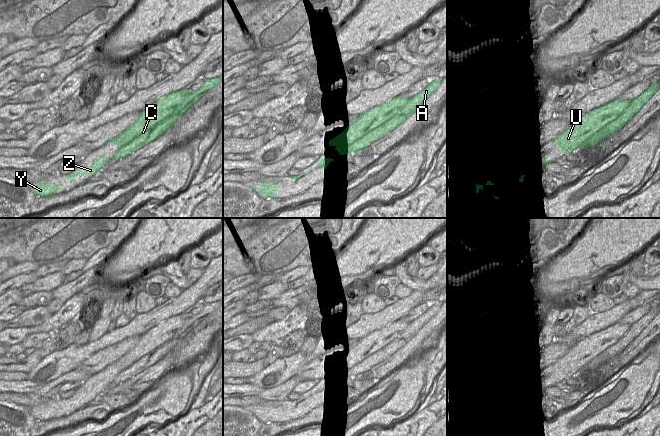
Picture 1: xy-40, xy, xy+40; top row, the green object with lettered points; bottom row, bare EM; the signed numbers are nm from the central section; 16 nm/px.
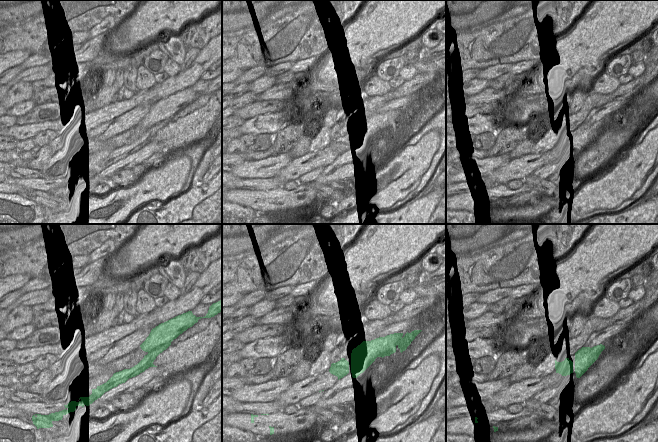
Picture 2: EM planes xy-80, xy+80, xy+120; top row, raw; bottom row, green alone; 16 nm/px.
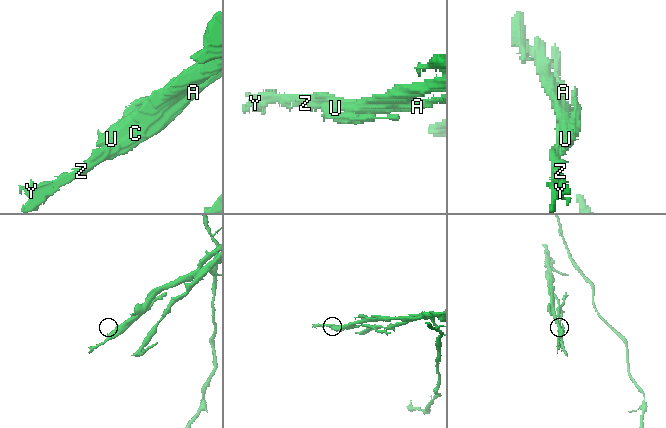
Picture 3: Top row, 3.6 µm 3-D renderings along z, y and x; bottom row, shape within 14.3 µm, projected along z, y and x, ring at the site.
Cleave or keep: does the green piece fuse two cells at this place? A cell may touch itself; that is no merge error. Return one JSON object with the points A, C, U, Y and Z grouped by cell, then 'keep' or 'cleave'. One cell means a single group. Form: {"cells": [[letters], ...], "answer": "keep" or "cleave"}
{"cells": [["A", "Y", "Z"], ["C", "U"]], "answer": "cleave"}

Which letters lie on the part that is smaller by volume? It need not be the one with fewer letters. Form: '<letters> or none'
A, Y, Z

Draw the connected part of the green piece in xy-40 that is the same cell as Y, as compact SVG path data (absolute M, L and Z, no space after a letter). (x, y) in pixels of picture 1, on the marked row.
M39 180L39 184L37 187L31 187L31 189L34 189L33 192L35 195L39 195L41 197L45 198L51 198L53 197L53 192L56 190L60 190L61 184L46 184L43 182L43 180Z

